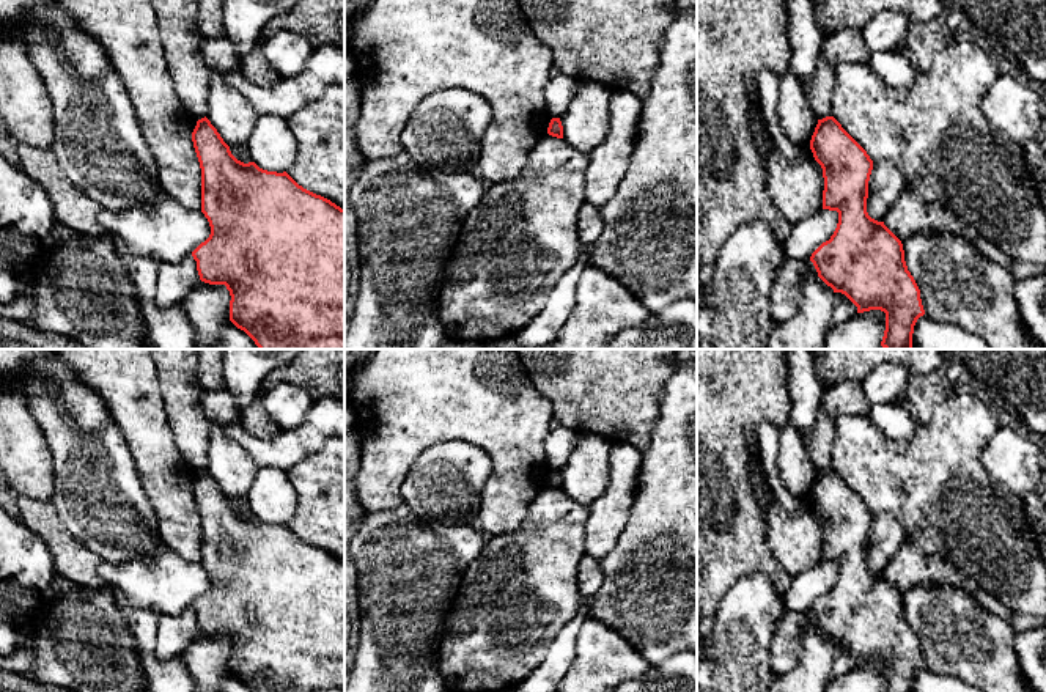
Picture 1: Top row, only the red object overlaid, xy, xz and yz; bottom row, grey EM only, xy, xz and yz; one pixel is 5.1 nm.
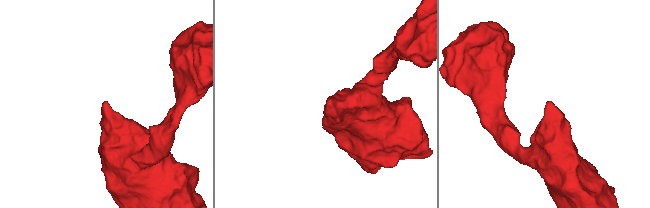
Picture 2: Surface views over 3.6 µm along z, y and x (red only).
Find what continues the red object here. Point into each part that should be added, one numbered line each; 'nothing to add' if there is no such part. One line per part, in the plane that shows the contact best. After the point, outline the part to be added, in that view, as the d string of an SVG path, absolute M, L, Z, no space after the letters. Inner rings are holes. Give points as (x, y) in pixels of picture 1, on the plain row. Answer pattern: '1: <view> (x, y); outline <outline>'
nothing to add

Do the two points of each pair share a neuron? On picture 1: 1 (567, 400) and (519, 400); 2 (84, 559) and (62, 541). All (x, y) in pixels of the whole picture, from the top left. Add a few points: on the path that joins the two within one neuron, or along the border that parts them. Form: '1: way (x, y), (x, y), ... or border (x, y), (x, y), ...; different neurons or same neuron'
1: border (526, 370), (532, 384), (551, 403), (554, 415); different neurons
2: way (79, 559), (66, 546); same neuron

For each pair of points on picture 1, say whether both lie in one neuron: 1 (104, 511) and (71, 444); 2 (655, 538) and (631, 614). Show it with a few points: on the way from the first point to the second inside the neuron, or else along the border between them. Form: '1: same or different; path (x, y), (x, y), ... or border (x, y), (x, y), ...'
1: same; path (98, 494), (95, 469), (87, 461)
2: same; path (655, 557), (655, 590), (650, 595)

